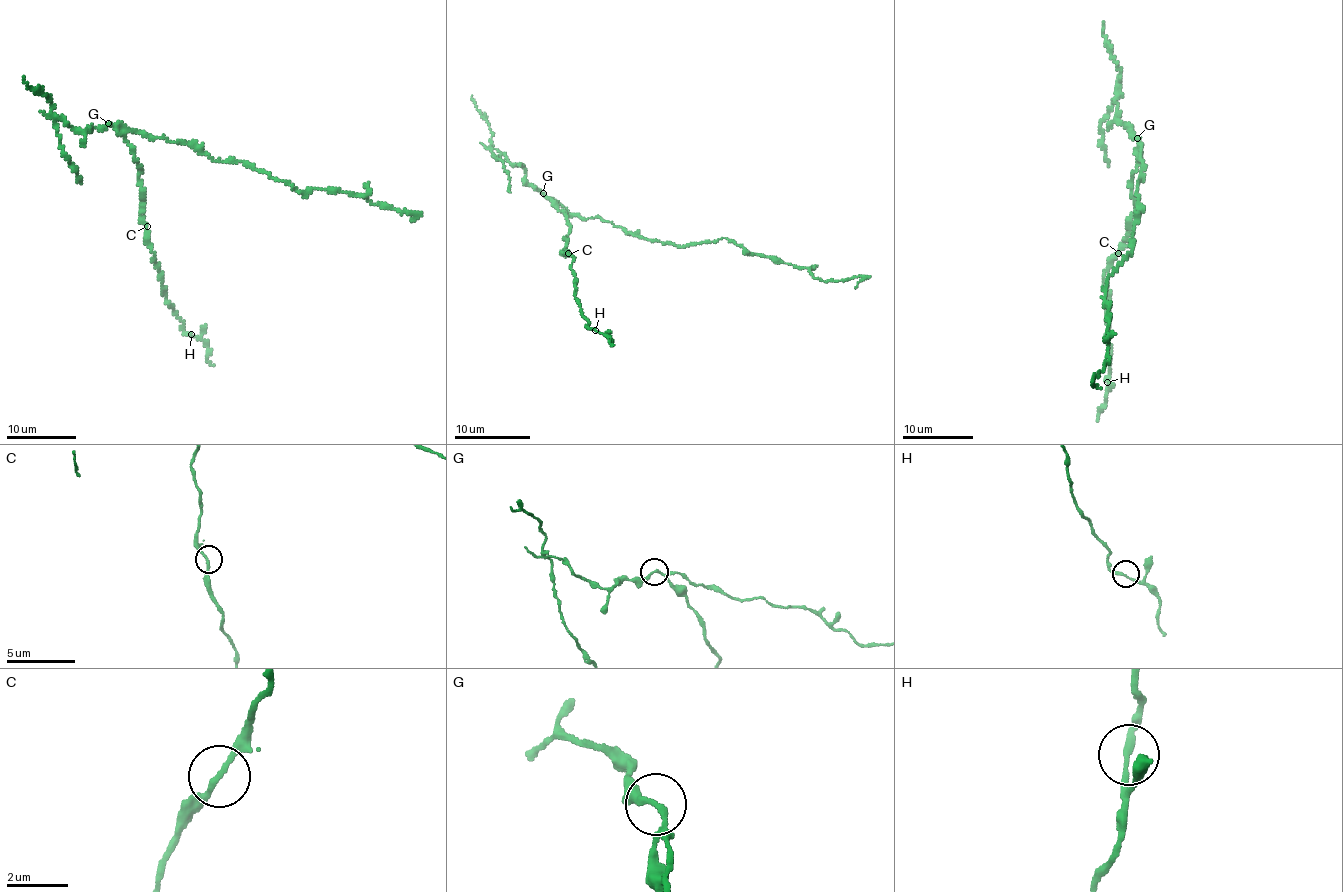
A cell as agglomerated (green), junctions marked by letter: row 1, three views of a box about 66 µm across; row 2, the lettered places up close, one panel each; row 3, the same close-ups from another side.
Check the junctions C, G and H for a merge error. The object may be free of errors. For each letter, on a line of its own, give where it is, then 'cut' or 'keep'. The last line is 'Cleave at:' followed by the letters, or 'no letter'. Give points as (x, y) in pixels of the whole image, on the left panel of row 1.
C: place (147, 226); keep
G: place (108, 123); cut
H: place (191, 334); keep
Cleave at: G

